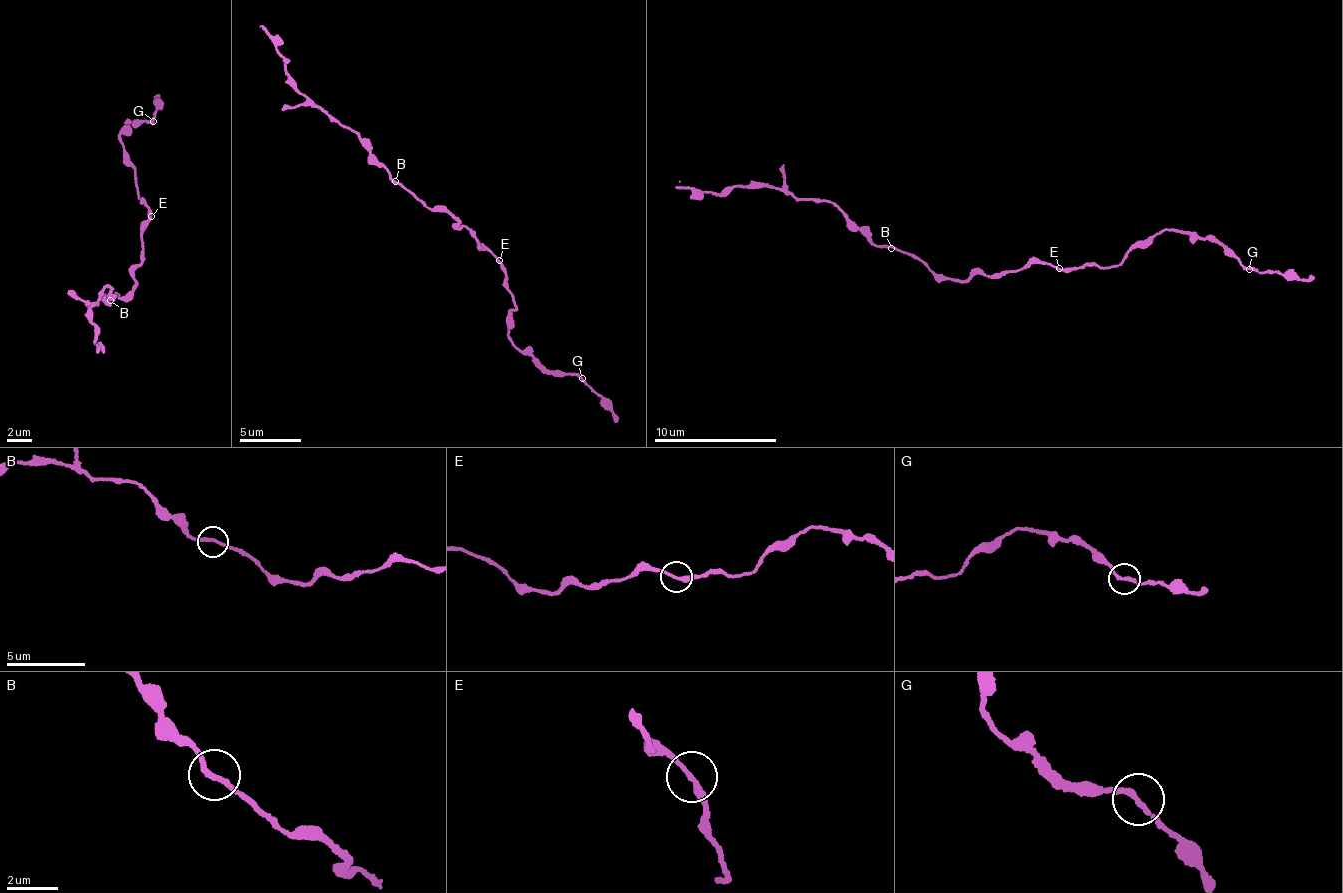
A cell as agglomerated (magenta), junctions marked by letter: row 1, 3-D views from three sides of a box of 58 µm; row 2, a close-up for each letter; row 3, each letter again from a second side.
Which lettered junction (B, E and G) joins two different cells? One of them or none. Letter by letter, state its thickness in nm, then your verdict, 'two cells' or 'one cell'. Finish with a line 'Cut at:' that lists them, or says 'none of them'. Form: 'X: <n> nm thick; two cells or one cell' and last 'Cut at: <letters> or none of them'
B: 220 nm thick; one cell
E: 220 nm thick; one cell
G: 200 nm thick; one cell
Cut at: none of them

